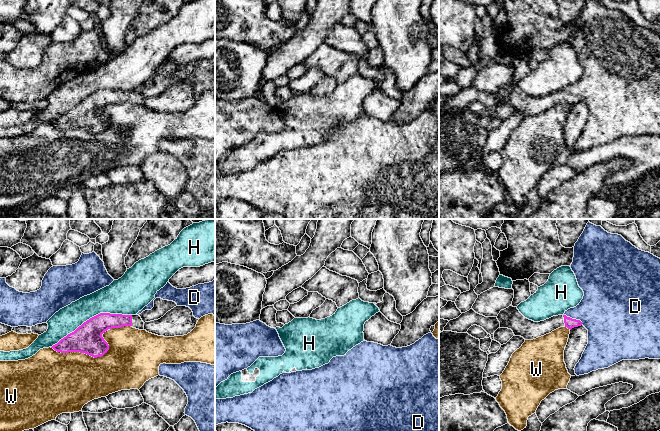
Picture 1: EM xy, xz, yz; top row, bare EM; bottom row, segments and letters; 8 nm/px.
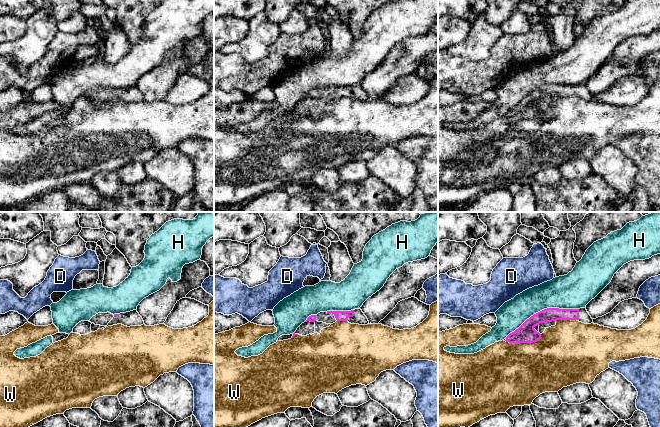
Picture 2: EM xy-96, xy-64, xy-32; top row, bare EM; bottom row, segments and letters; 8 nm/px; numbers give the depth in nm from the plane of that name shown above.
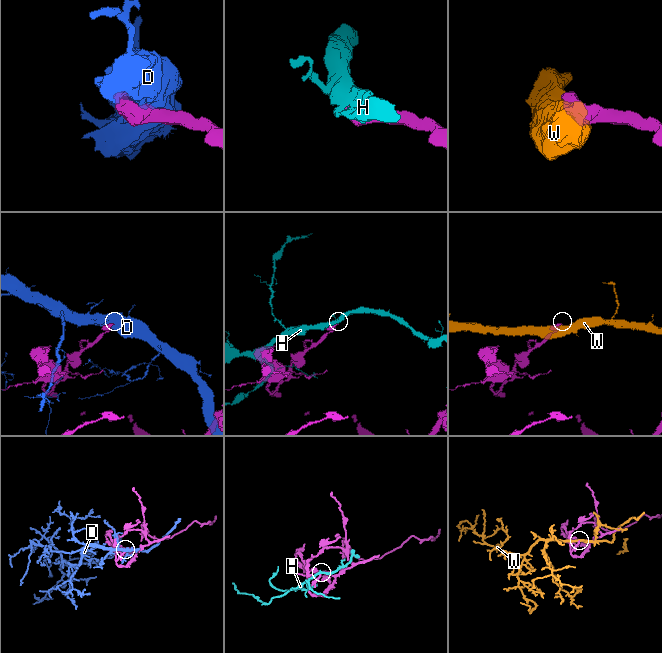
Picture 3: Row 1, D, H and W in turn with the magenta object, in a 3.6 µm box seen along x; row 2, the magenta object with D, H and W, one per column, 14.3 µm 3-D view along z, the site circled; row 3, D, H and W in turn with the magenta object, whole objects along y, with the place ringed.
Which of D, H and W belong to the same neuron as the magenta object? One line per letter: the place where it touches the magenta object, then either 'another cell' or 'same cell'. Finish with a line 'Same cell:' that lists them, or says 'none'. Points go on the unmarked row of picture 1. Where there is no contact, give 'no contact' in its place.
D: contact yz (574, 95); another cell
H: contact xy (92, 93); another cell
W: contact xy (81, 128); another cell
Same cell: none

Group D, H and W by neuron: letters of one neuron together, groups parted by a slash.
D / H / W

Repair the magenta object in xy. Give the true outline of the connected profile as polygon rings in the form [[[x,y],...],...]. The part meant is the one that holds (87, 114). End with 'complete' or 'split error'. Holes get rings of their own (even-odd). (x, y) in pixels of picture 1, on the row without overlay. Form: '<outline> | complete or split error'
[[[100,89],[61,115],[53,124],[57,128],[80,128],[94,134],[103,132],[109,121],[102,113],[108,105],[132,102],[143,106],[144,98],[139,91]]] | split error

